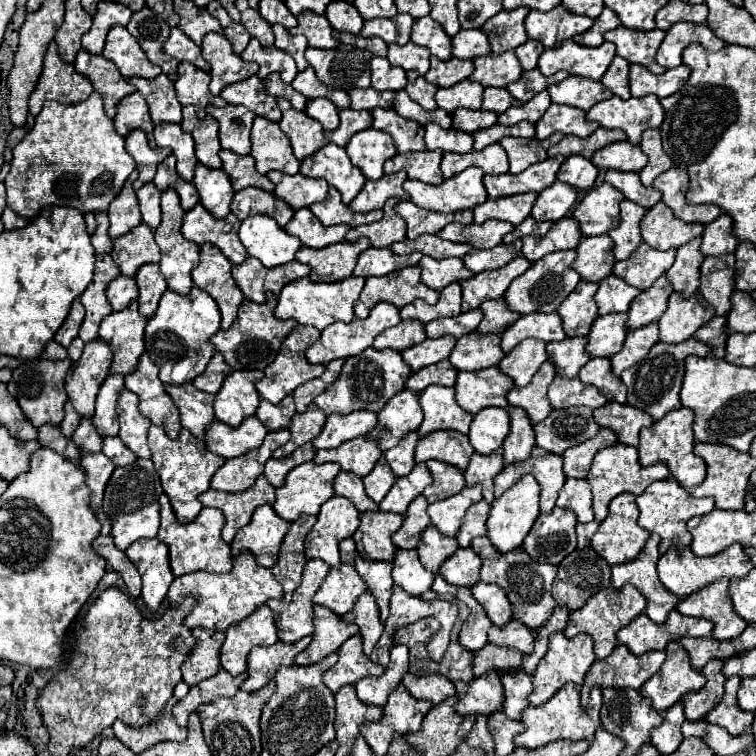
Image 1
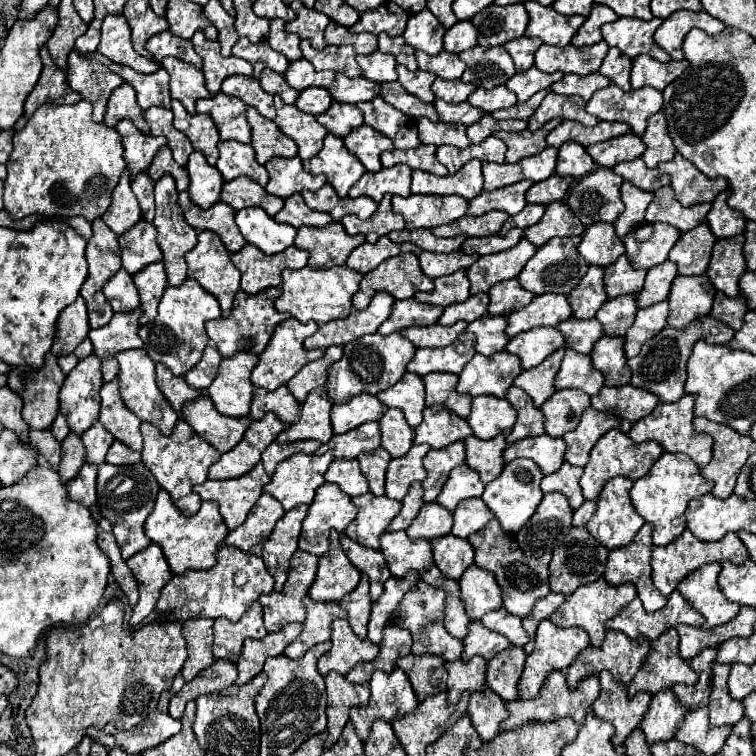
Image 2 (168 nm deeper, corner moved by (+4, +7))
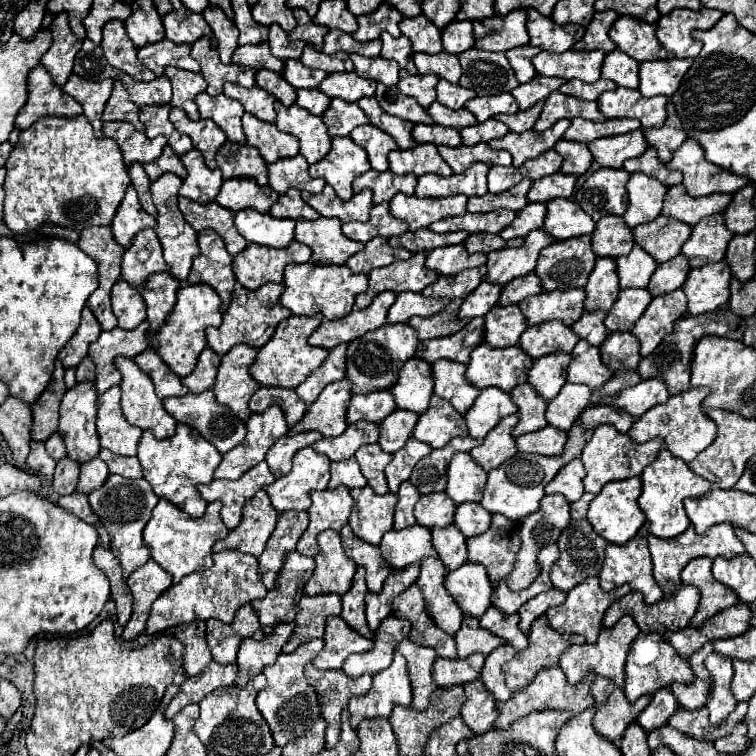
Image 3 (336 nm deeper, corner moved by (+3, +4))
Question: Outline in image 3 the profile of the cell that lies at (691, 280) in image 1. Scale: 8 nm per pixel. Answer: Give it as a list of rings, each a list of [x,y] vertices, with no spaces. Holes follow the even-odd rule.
[[[723,214],[707,216],[697,226],[693,226],[693,234],[683,244],[683,254],[691,260],[691,266],[705,262],[719,262],[725,258],[725,250],[729,240],[735,234],[727,230]]]

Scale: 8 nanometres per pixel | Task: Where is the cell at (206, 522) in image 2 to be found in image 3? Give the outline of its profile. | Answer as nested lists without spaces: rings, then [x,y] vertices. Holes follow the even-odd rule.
[[[159,500],[159,504],[155,506],[153,516],[143,530],[143,542],[149,546],[151,558],[173,576],[173,584],[177,584],[183,576],[191,572],[201,572],[213,566],[213,556],[211,556],[213,546],[229,532],[219,512],[221,512],[221,502],[211,502],[207,506],[205,516],[201,518],[191,518],[169,500]]]

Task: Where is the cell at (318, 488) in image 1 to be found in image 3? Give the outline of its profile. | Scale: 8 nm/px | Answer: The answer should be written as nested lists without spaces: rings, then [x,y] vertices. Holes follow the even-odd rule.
[[[311,446],[301,448],[293,456],[293,468],[289,474],[277,478],[265,488],[271,504],[277,512],[307,510],[311,506],[309,494],[313,490],[325,490],[329,482],[329,458],[315,452]]]

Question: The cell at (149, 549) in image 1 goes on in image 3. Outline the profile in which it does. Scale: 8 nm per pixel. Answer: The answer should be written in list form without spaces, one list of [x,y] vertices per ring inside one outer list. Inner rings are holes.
[[[149,560],[127,578],[127,586],[133,594],[133,614],[121,636],[123,640],[135,640],[145,630],[151,604],[171,586],[171,574],[155,560]]]

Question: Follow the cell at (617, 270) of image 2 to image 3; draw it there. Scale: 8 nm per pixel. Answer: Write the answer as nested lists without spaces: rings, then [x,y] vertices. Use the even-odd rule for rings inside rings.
[[[635,244],[627,256],[617,258],[617,274],[621,280],[621,288],[645,288],[655,268],[655,258]]]

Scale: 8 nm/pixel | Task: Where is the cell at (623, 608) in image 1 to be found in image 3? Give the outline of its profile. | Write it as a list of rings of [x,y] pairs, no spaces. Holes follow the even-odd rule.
[[[587,576],[585,582],[577,584],[573,590],[567,592],[567,600],[561,604],[561,606],[555,606],[555,608],[549,608],[547,610],[547,618],[549,618],[549,626],[553,630],[557,630],[559,634],[583,634],[585,640],[589,644],[593,644],[601,632],[601,620],[603,620],[603,614],[605,610],[615,602],[619,600],[621,596],[625,596],[631,588],[625,584],[621,588],[615,588],[611,592],[605,592],[601,586],[599,586],[599,578],[597,576]]]

